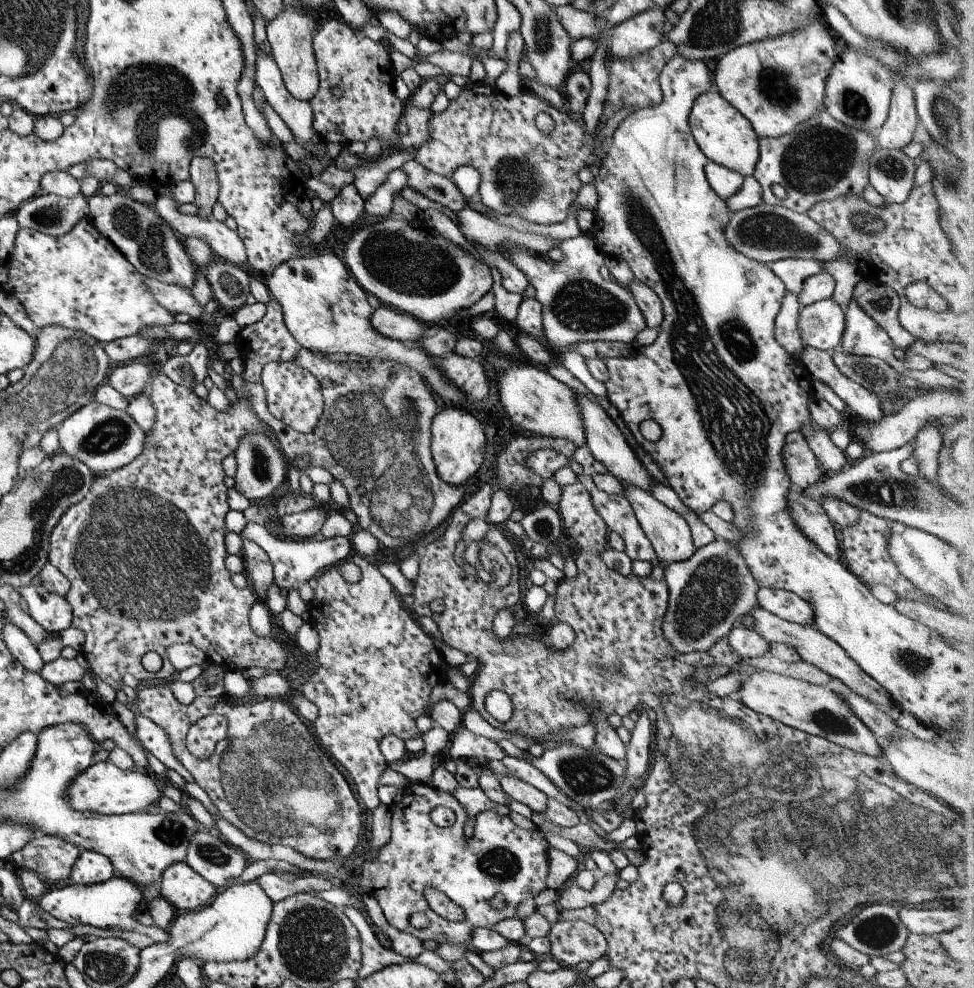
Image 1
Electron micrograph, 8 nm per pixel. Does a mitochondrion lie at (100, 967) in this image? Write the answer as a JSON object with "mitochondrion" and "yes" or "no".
{"mitochondrion":"yes"}

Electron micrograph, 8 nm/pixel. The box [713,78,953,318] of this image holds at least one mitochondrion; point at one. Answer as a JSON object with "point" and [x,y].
{"point":[819,156]}

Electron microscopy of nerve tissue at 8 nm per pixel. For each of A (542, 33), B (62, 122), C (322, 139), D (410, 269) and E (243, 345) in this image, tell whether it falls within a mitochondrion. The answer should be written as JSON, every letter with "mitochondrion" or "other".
{"A":"mitochondrion","B":"other","C":"other","D":"mitochondrion","E":"other"}

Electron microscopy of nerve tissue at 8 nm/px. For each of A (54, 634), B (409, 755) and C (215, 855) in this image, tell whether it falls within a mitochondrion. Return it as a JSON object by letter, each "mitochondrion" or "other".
{"A":"other","B":"other","C":"mitochondrion"}

